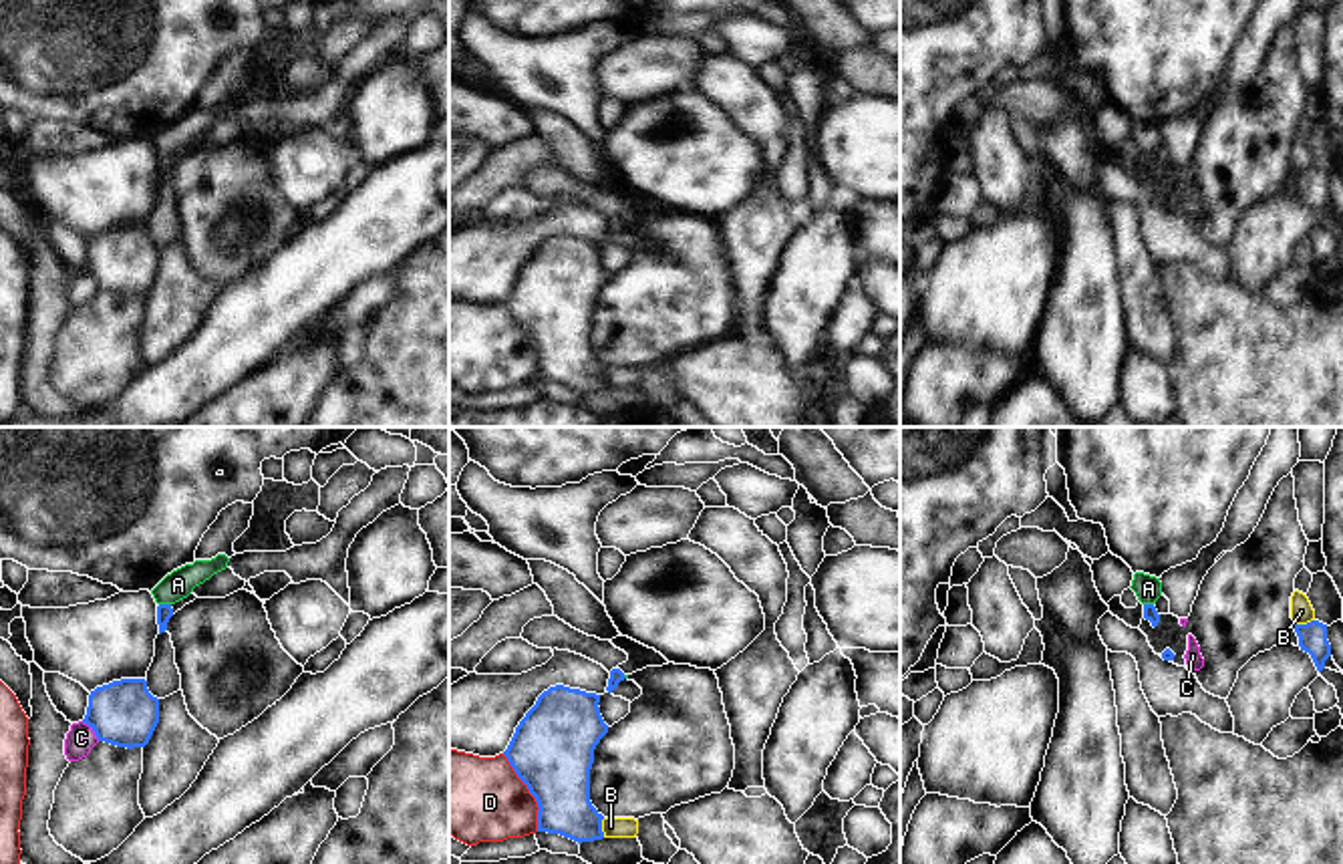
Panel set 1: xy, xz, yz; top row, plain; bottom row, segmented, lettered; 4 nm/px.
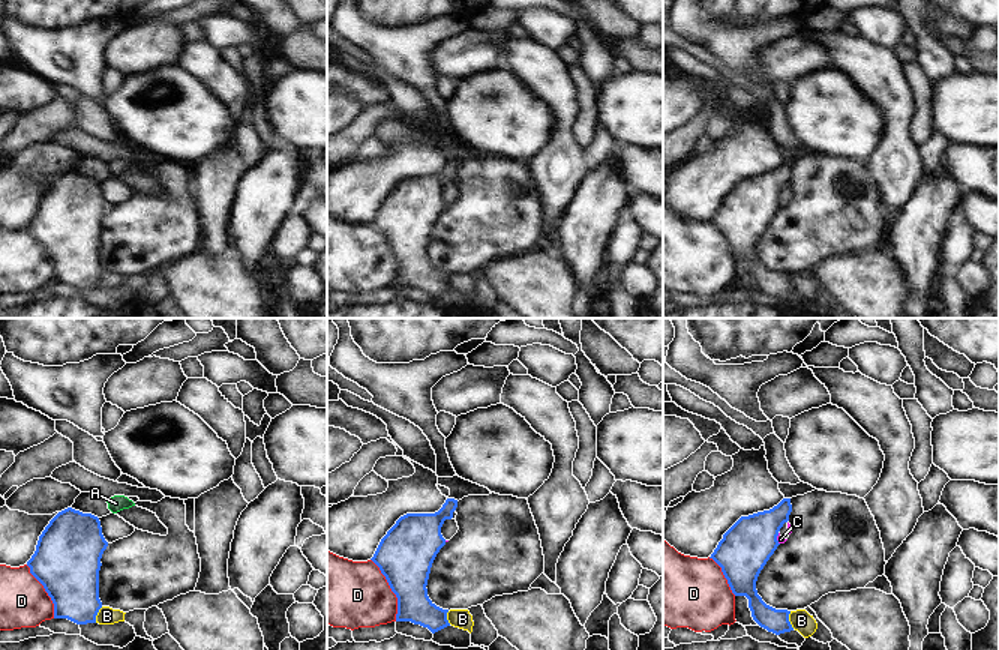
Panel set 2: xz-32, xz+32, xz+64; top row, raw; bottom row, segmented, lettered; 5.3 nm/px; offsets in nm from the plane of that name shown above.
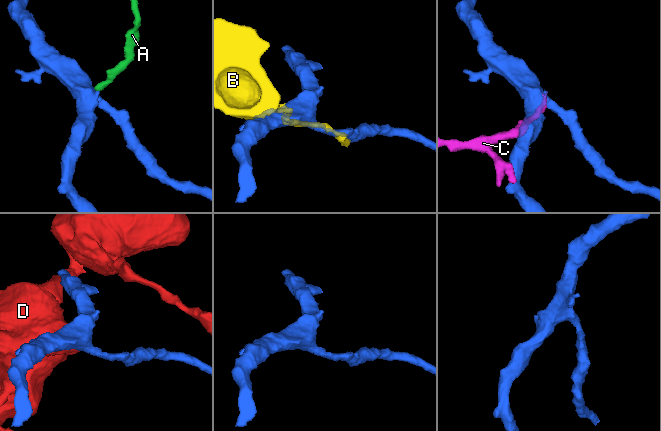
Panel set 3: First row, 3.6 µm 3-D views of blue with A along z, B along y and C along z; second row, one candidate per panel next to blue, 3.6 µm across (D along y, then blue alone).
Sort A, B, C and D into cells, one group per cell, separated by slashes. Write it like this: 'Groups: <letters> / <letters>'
Groups: A / B / C / D.

